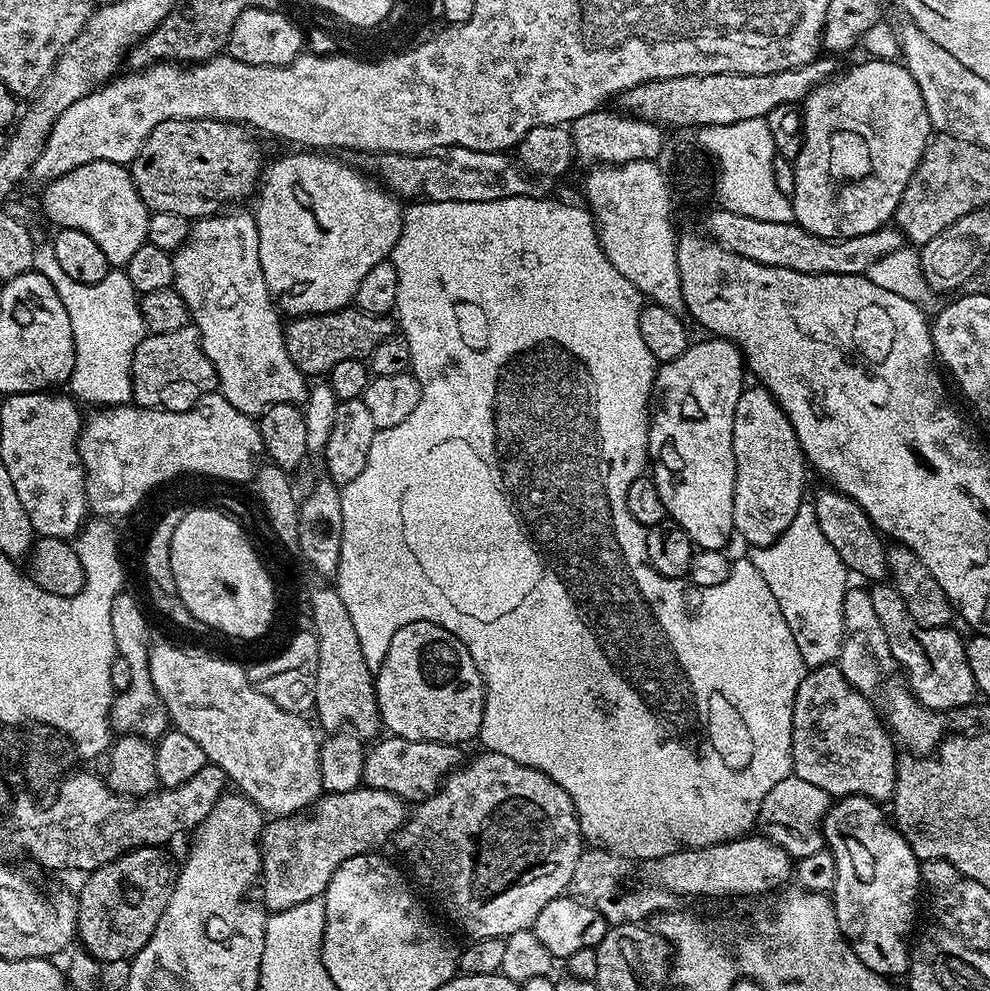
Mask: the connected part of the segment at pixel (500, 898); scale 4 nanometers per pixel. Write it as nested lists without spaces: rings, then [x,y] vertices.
[[[487,750],[481,751],[481,753],[481,756],[474,757],[469,764],[467,761],[463,766],[455,768],[440,785],[440,789],[430,798],[419,801],[413,807],[416,809],[413,812],[411,809],[410,815],[394,837],[394,845],[396,844],[397,850],[412,863],[413,870],[434,891],[440,892],[441,910],[472,940],[494,938],[495,936],[503,938],[523,928],[531,929],[532,923],[535,922],[542,910],[542,906],[546,906],[546,902],[554,902],[554,898],[567,893],[570,877],[574,875],[574,866],[578,866],[578,858],[582,851],[580,819],[576,817],[576,807],[570,794],[566,794],[566,790],[562,790],[562,786],[558,786],[558,782],[554,782],[546,774],[542,774],[530,766],[522,766],[518,762],[514,762],[514,758],[506,758],[506,754]]]

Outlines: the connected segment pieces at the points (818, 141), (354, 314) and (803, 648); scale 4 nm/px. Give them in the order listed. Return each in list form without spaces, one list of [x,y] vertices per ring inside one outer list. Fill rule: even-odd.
[[[864,58],[861,64],[856,64],[853,68],[848,68],[844,73],[842,72],[824,80],[802,102],[804,141],[794,161],[794,194],[790,198],[795,223],[801,224],[810,234],[818,234],[818,238],[826,238],[827,240],[854,238],[858,234],[877,232],[895,217],[896,207],[902,198],[902,190],[906,190],[906,182],[910,182],[910,178],[914,174],[914,170],[918,166],[918,162],[934,132],[926,110],[926,102],[922,102],[922,90],[918,90],[918,82],[914,82],[910,70],[905,68],[903,63],[896,60]]]
[[[355,306],[339,308],[336,312],[323,312],[317,316],[298,316],[284,324],[286,350],[294,366],[298,366],[298,370],[308,378],[323,377],[334,370],[338,362],[371,357],[374,346],[378,346],[378,342],[386,342],[386,338],[392,335],[394,324],[388,316],[371,316]]]
[[[810,502],[801,504],[794,522],[782,530],[773,544],[767,544],[765,548],[752,548],[750,559],[758,574],[766,578],[770,594],[778,598],[778,610],[782,610],[782,618],[786,618],[786,626],[790,626],[790,634],[794,634],[796,655],[804,663],[805,669],[820,668],[838,661],[838,667],[854,690],[866,697],[875,697],[875,692],[877,695],[891,677],[888,675],[892,668],[894,672],[897,662],[890,654],[890,642],[886,642],[886,634],[874,610],[874,602],[870,602],[869,589],[848,588],[850,569],[842,562],[842,558],[838,558],[838,550],[826,542],[826,534],[822,534],[822,526],[818,524],[815,505]]]

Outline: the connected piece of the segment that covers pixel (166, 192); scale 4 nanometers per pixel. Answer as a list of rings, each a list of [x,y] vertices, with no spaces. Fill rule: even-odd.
[[[167,120],[154,126],[142,150],[132,160],[132,181],[152,212],[182,214],[189,222],[201,216],[215,216],[225,205],[235,205],[232,204],[235,200],[244,200],[257,191],[266,160],[264,164],[255,138],[243,124],[222,120]]]

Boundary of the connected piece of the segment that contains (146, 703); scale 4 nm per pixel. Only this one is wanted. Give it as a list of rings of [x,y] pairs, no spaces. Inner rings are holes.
[[[125,590],[117,596],[110,624],[116,639],[116,651],[122,658],[126,658],[131,667],[131,683],[126,690],[115,693],[112,697],[112,708],[108,711],[108,722],[112,725],[113,733],[130,736],[146,736],[159,738],[169,731],[170,721],[168,711],[158,694],[154,690],[154,678],[150,678],[150,643],[152,632],[148,629],[148,616],[140,609],[140,604]]]

